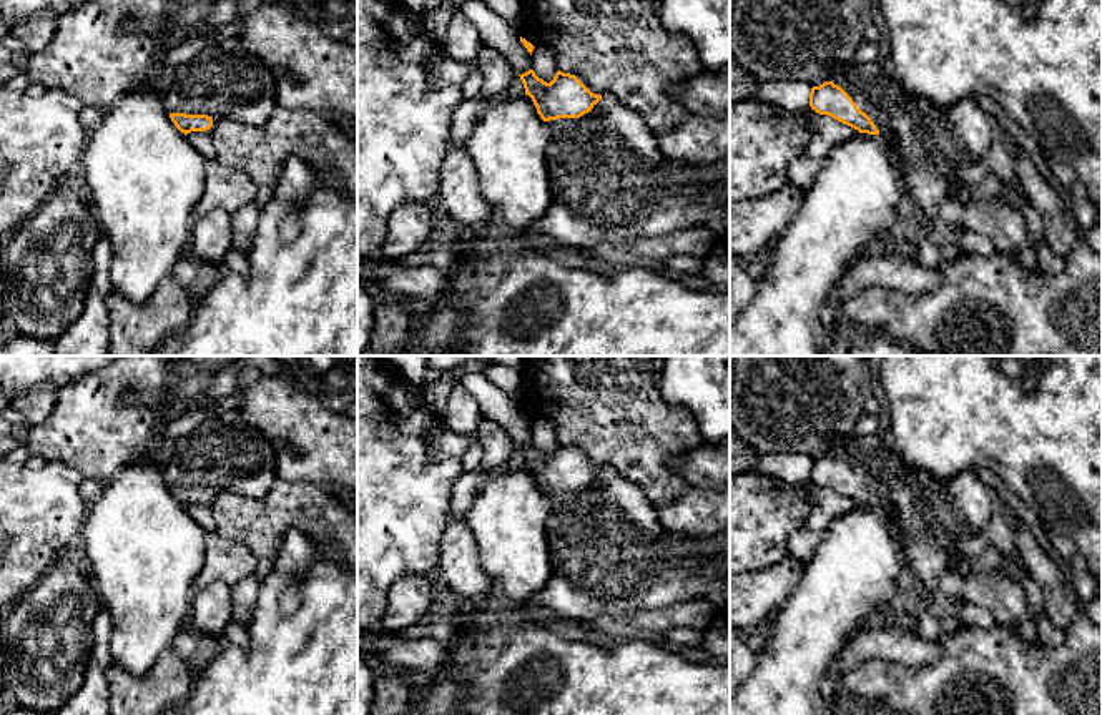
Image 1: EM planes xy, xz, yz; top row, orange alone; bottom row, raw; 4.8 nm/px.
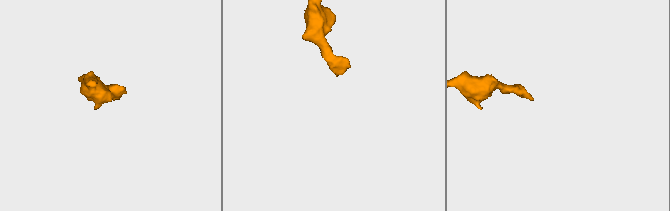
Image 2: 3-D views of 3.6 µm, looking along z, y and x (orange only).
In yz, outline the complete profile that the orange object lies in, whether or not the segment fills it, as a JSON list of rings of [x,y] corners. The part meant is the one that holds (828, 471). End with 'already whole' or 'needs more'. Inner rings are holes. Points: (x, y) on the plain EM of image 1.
[[[889,436],[839,437],[831,452],[813,459],[809,479],[819,487],[858,502],[859,505],[888,505],[901,524],[906,560],[924,589],[936,594],[937,580],[951,567],[957,547],[982,534],[994,514],[994,492],[981,481],[977,469],[966,469],[949,481],[937,481],[904,464],[893,449]]]; needs more

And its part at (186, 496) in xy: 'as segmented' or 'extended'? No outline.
extended

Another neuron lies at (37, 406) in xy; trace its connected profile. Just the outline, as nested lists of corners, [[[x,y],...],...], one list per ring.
[[[32,392],[10,399],[10,406],[25,416],[27,427],[45,422],[57,402],[57,392]]]

